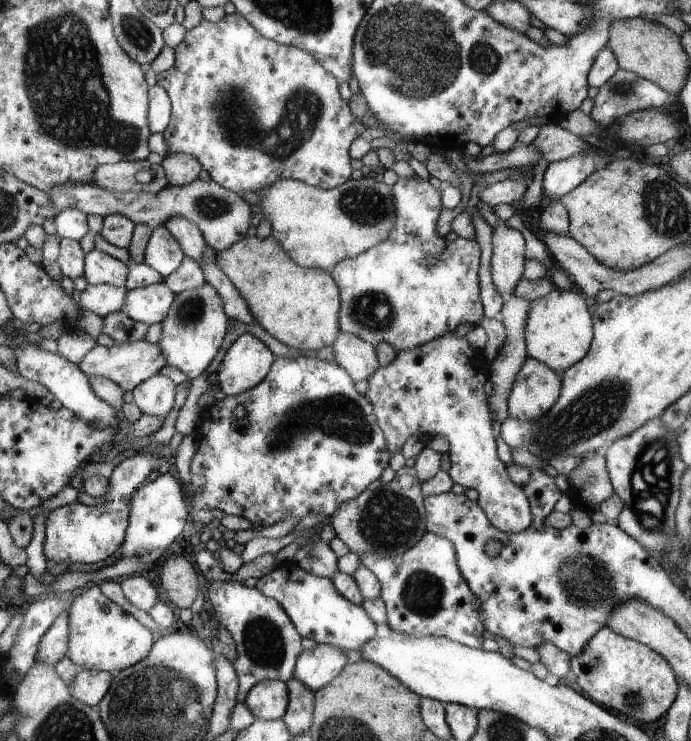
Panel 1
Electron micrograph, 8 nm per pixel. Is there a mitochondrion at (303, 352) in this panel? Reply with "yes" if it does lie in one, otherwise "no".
no

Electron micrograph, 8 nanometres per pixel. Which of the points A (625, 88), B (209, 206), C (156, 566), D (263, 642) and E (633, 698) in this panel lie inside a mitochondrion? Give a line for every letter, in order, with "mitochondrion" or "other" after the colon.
A: mitochondrion
B: mitochondrion
C: other
D: mitochondrion
E: mitochondrion

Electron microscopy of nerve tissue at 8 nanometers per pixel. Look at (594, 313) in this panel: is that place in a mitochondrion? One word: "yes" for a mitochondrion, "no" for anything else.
no

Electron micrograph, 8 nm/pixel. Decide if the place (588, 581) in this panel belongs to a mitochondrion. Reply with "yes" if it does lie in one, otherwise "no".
yes

